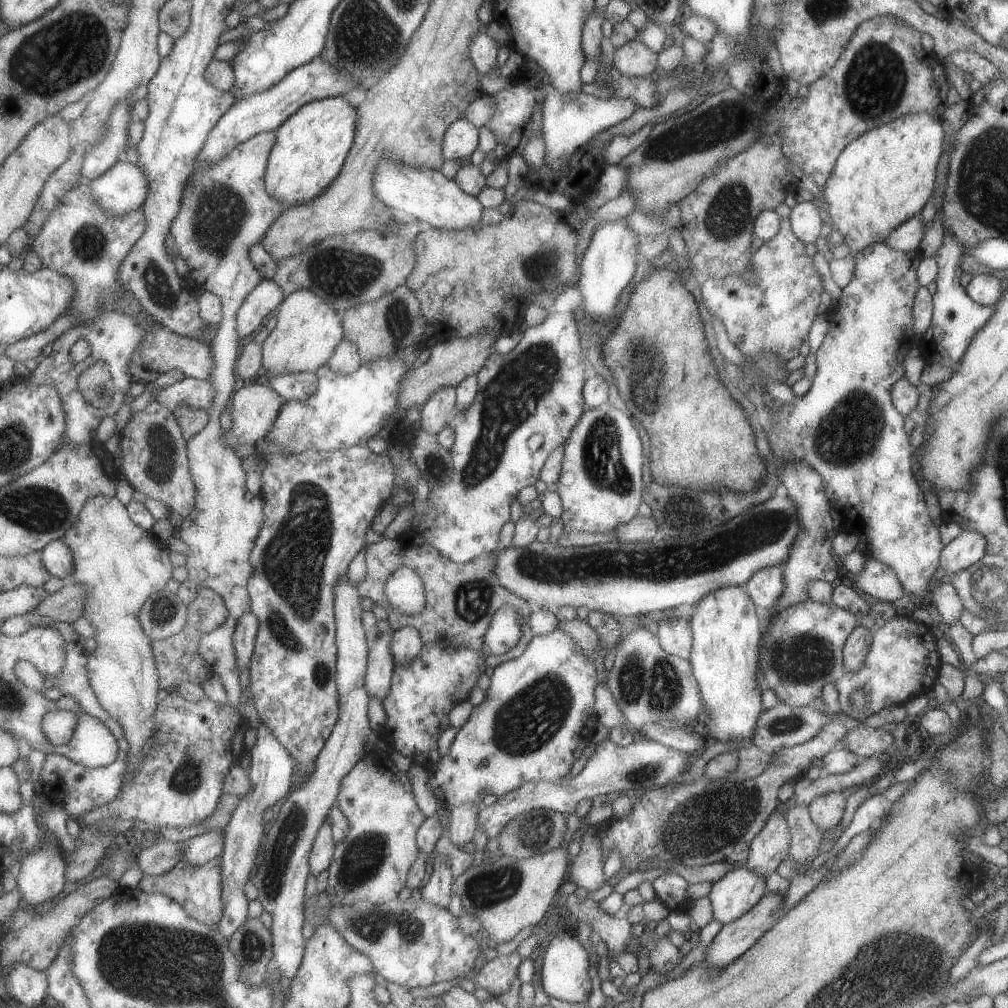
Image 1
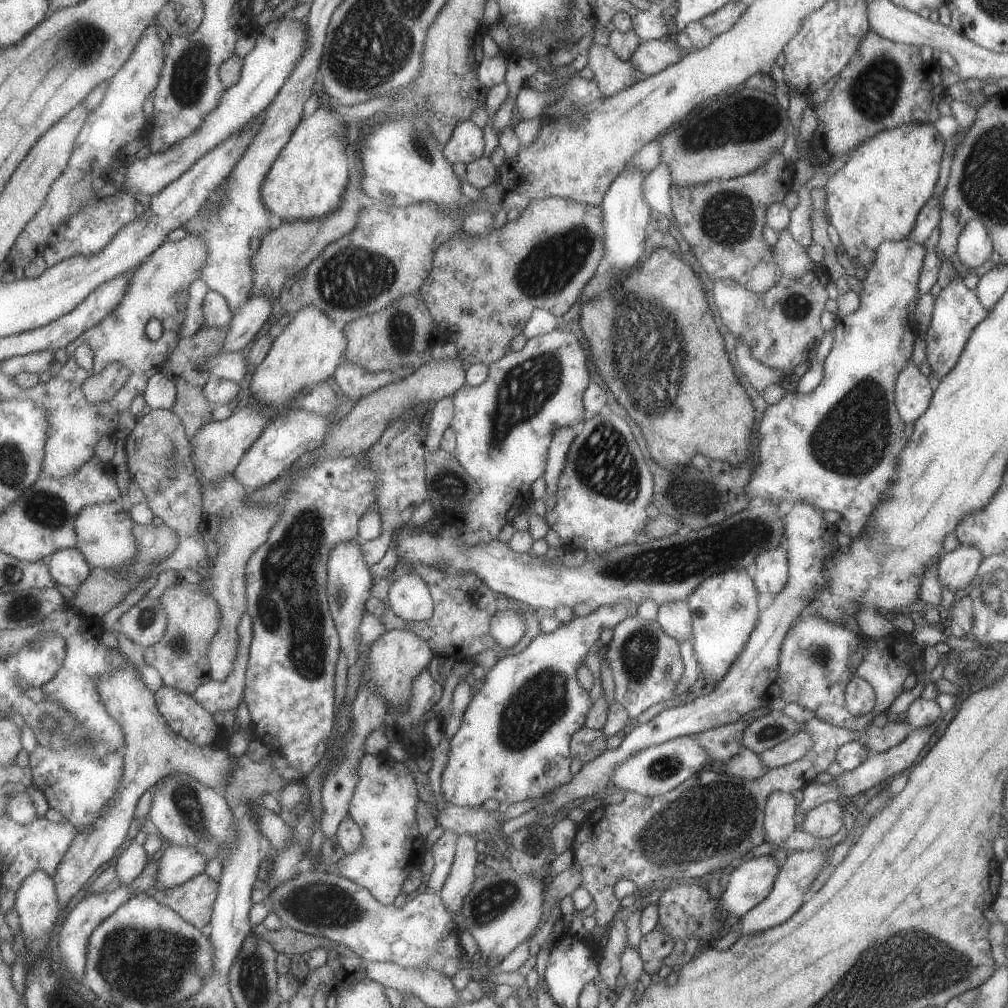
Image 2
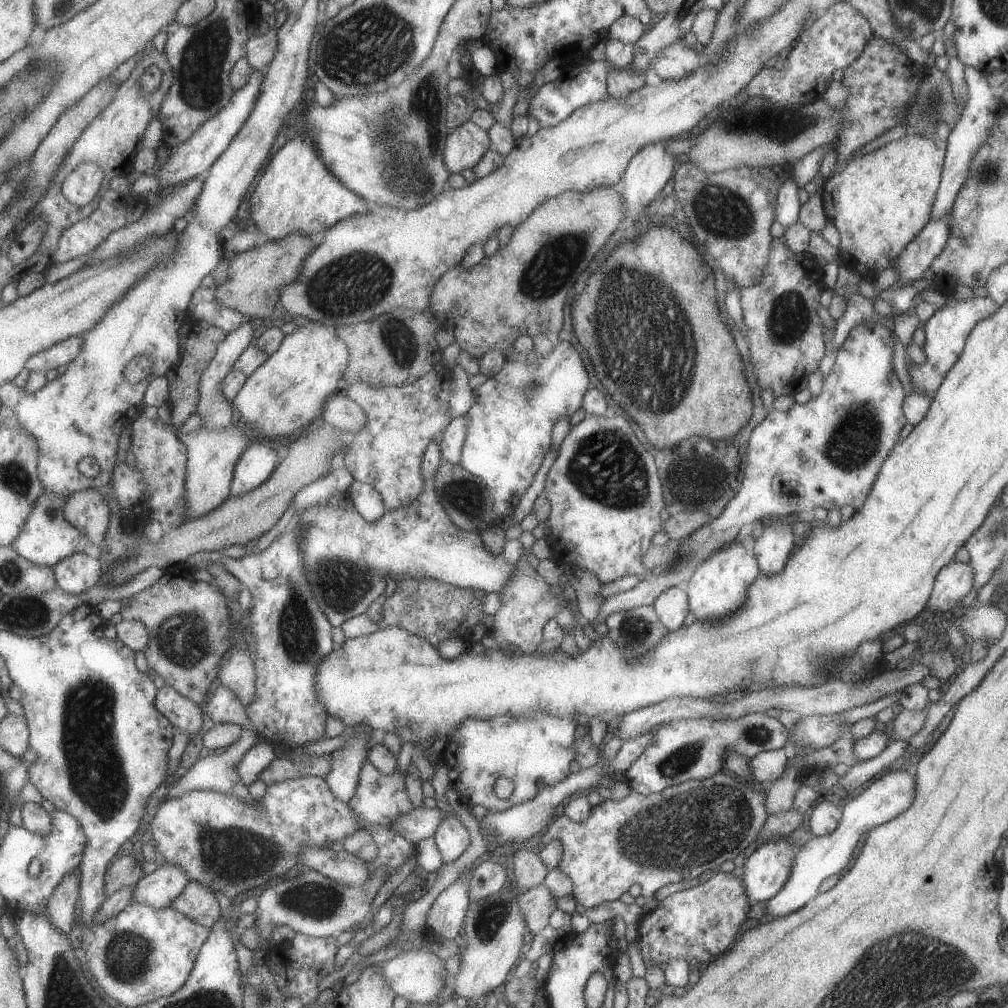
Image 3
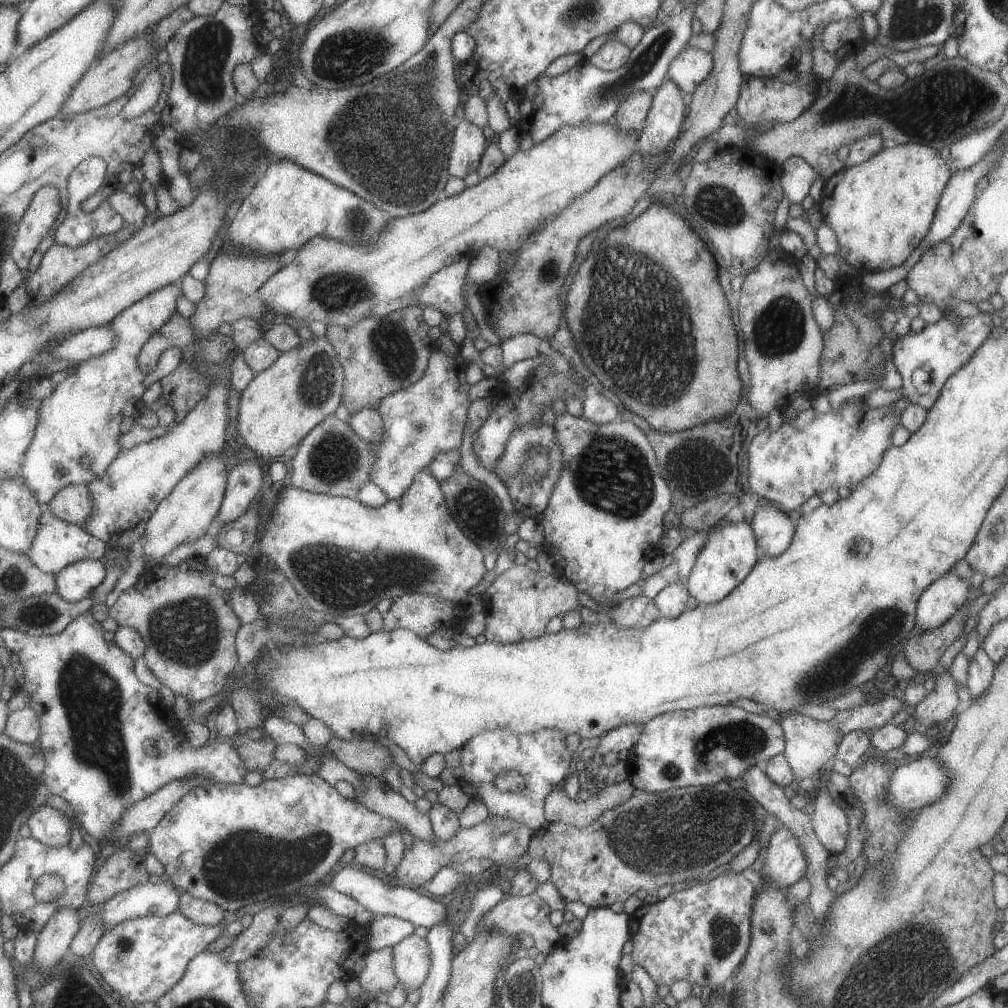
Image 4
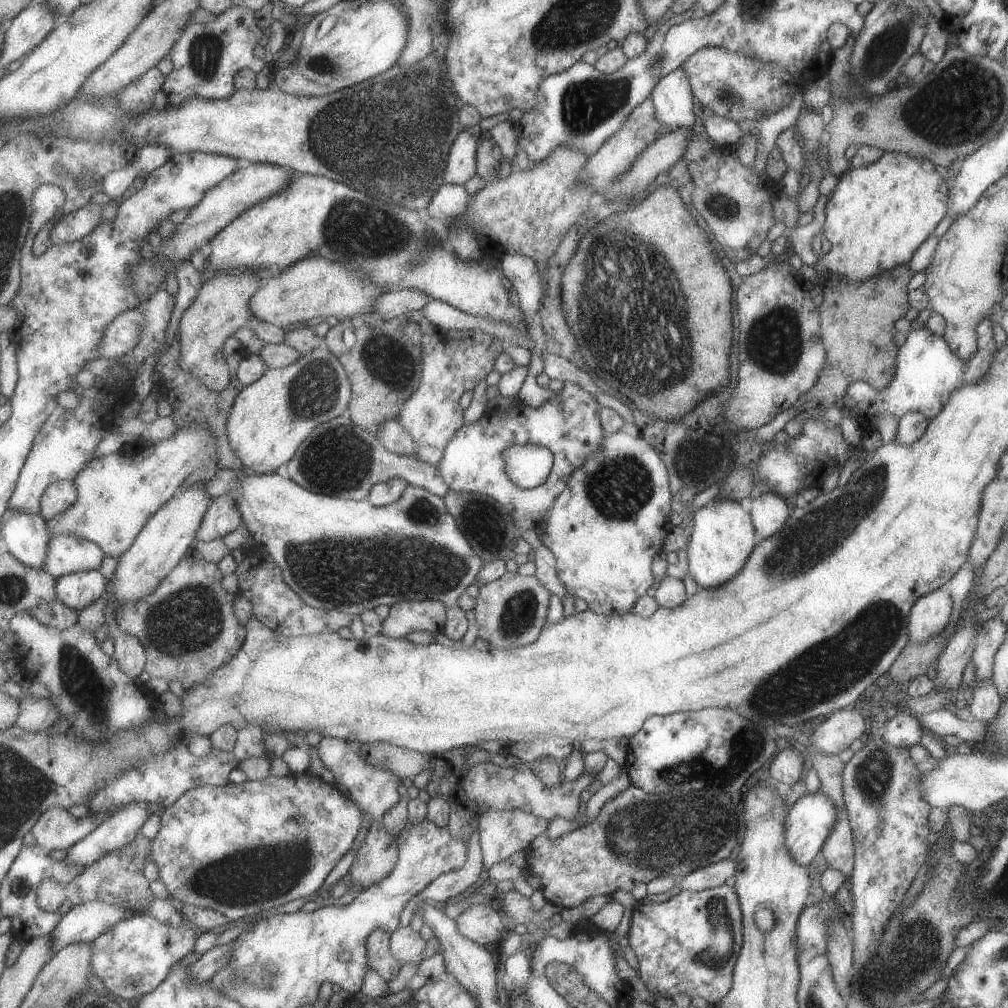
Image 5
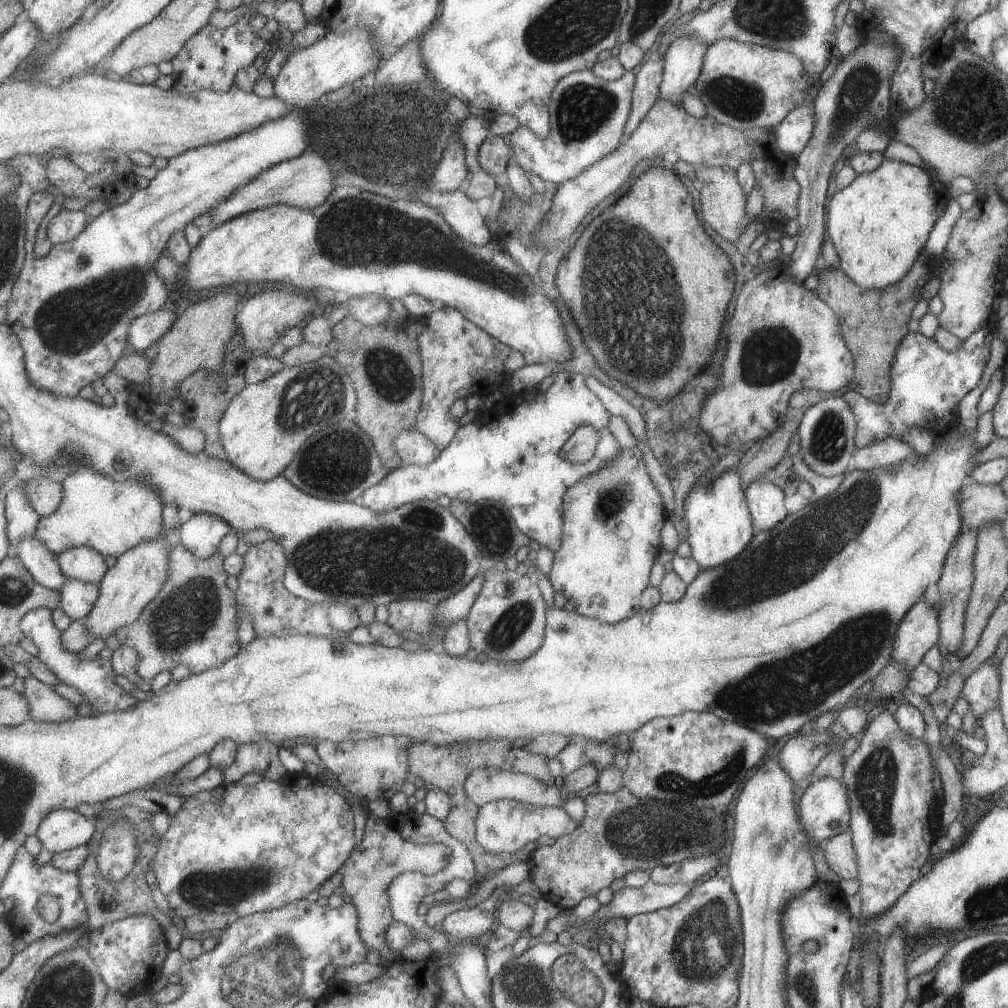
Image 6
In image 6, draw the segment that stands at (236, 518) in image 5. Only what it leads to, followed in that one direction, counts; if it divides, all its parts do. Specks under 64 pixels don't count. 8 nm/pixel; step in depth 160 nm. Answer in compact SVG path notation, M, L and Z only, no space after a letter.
M194 513L188 521L180 525L178 541L195 556L208 559L220 551L222 540L232 530L232 526L218 516Z

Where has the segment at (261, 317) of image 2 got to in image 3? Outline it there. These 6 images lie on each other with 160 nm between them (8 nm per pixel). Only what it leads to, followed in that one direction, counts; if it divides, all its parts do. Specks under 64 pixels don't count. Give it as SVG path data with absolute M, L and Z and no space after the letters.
M251 320L246 321L240 329L227 335L227 338L219 345L216 357L202 374L200 403L197 412L201 418L201 427L224 429L231 426L231 422L233 422L233 406L231 406L230 398L225 394L224 380L228 378L236 366L236 362L244 355L245 350L253 344L253 326L250 322Z

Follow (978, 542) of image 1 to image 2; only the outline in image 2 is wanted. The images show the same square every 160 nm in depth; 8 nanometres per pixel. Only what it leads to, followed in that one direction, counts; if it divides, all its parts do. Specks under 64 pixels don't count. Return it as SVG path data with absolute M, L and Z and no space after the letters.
M961 545L952 552L943 552L937 562L940 588L947 588L956 596L965 593L982 561L982 554L974 546Z

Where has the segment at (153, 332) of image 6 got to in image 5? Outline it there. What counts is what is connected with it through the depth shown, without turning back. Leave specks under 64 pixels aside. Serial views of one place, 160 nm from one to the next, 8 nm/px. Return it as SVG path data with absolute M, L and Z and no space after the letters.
M129 309L119 315L105 331L105 338L100 345L102 356L119 360L132 353L140 345L145 327L146 316L139 309Z

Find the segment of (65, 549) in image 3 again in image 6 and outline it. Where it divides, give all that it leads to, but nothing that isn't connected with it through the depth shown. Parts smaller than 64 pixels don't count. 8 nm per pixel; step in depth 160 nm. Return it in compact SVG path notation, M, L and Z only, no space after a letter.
M75 547L59 556L62 569L69 579L99 585L110 569L105 562L105 555L94 548Z

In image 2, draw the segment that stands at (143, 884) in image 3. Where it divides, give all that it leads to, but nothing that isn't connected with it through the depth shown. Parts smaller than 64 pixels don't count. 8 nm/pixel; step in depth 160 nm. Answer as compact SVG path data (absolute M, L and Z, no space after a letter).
M169 845L162 854L157 887L179 887L207 870L206 856L191 847Z

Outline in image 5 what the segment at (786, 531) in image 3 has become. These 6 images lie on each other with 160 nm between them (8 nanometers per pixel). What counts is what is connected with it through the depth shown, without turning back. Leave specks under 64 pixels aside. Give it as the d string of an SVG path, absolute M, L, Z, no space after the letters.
M775 492L753 497L749 506L748 513L754 531L763 539L777 532L785 524L791 511L787 500Z

